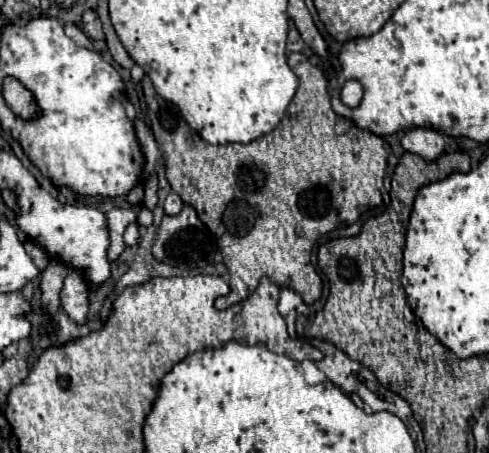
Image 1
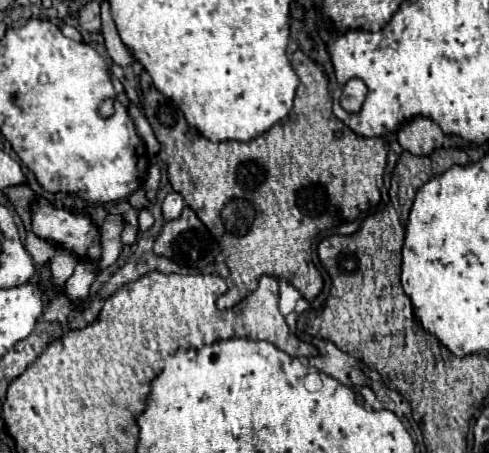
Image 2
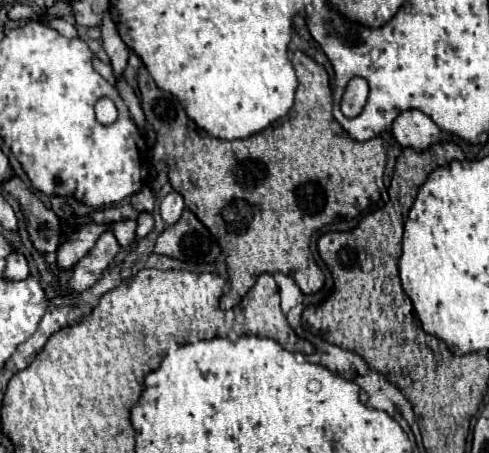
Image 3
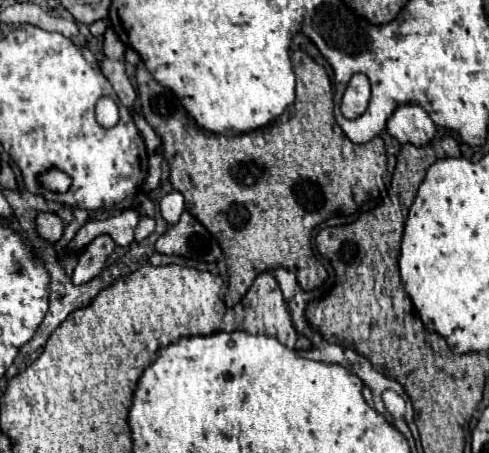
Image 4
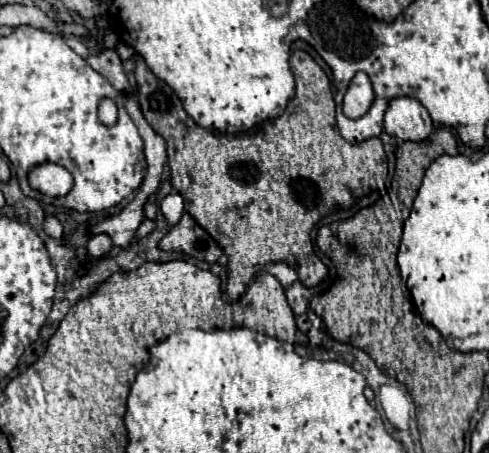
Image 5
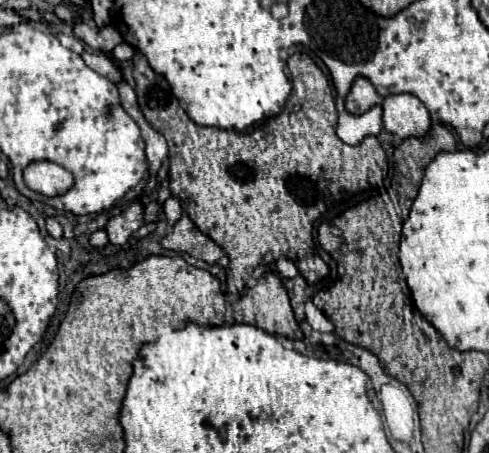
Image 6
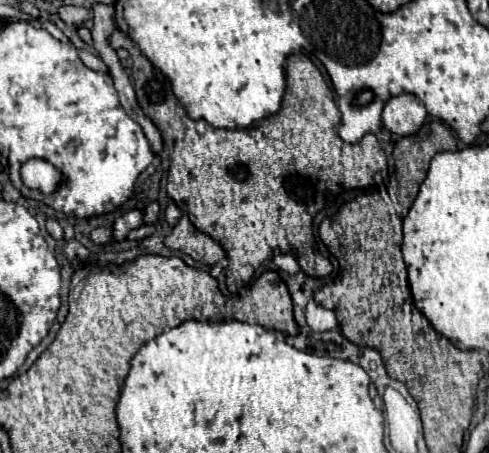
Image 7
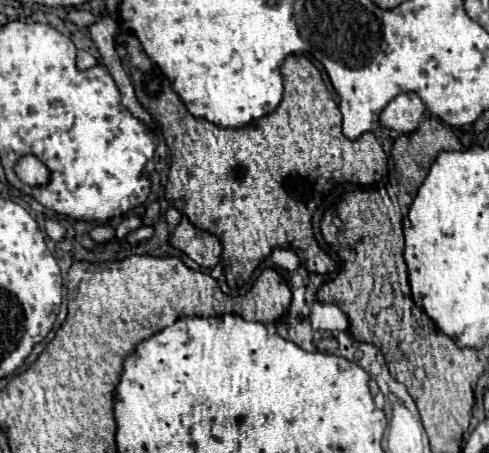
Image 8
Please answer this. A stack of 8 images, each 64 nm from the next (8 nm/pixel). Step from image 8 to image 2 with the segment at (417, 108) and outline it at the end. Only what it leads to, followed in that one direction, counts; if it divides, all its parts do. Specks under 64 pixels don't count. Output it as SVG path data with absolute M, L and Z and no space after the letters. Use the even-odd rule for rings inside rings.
M414 118L398 130L398 142L416 156L430 156L444 142L444 132L428 118Z

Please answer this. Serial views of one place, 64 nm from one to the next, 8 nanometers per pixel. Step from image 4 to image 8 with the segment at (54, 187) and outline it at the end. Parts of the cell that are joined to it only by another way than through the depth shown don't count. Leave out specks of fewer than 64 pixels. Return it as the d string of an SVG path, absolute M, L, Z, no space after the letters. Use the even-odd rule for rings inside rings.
M24 156L14 168L20 180L29 186L44 186L49 181L50 172L44 162L36 156Z

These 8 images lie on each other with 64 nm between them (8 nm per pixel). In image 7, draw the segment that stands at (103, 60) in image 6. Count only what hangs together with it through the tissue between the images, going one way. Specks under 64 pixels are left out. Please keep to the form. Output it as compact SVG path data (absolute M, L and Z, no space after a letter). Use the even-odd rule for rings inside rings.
M80 50L80 58L82 58L82 62L88 66L88 68L92 68L92 70L96 70L96 72L108 72L108 66L100 60L100 56L96 56L96 54L92 54L92 52L88 52L88 50Z

